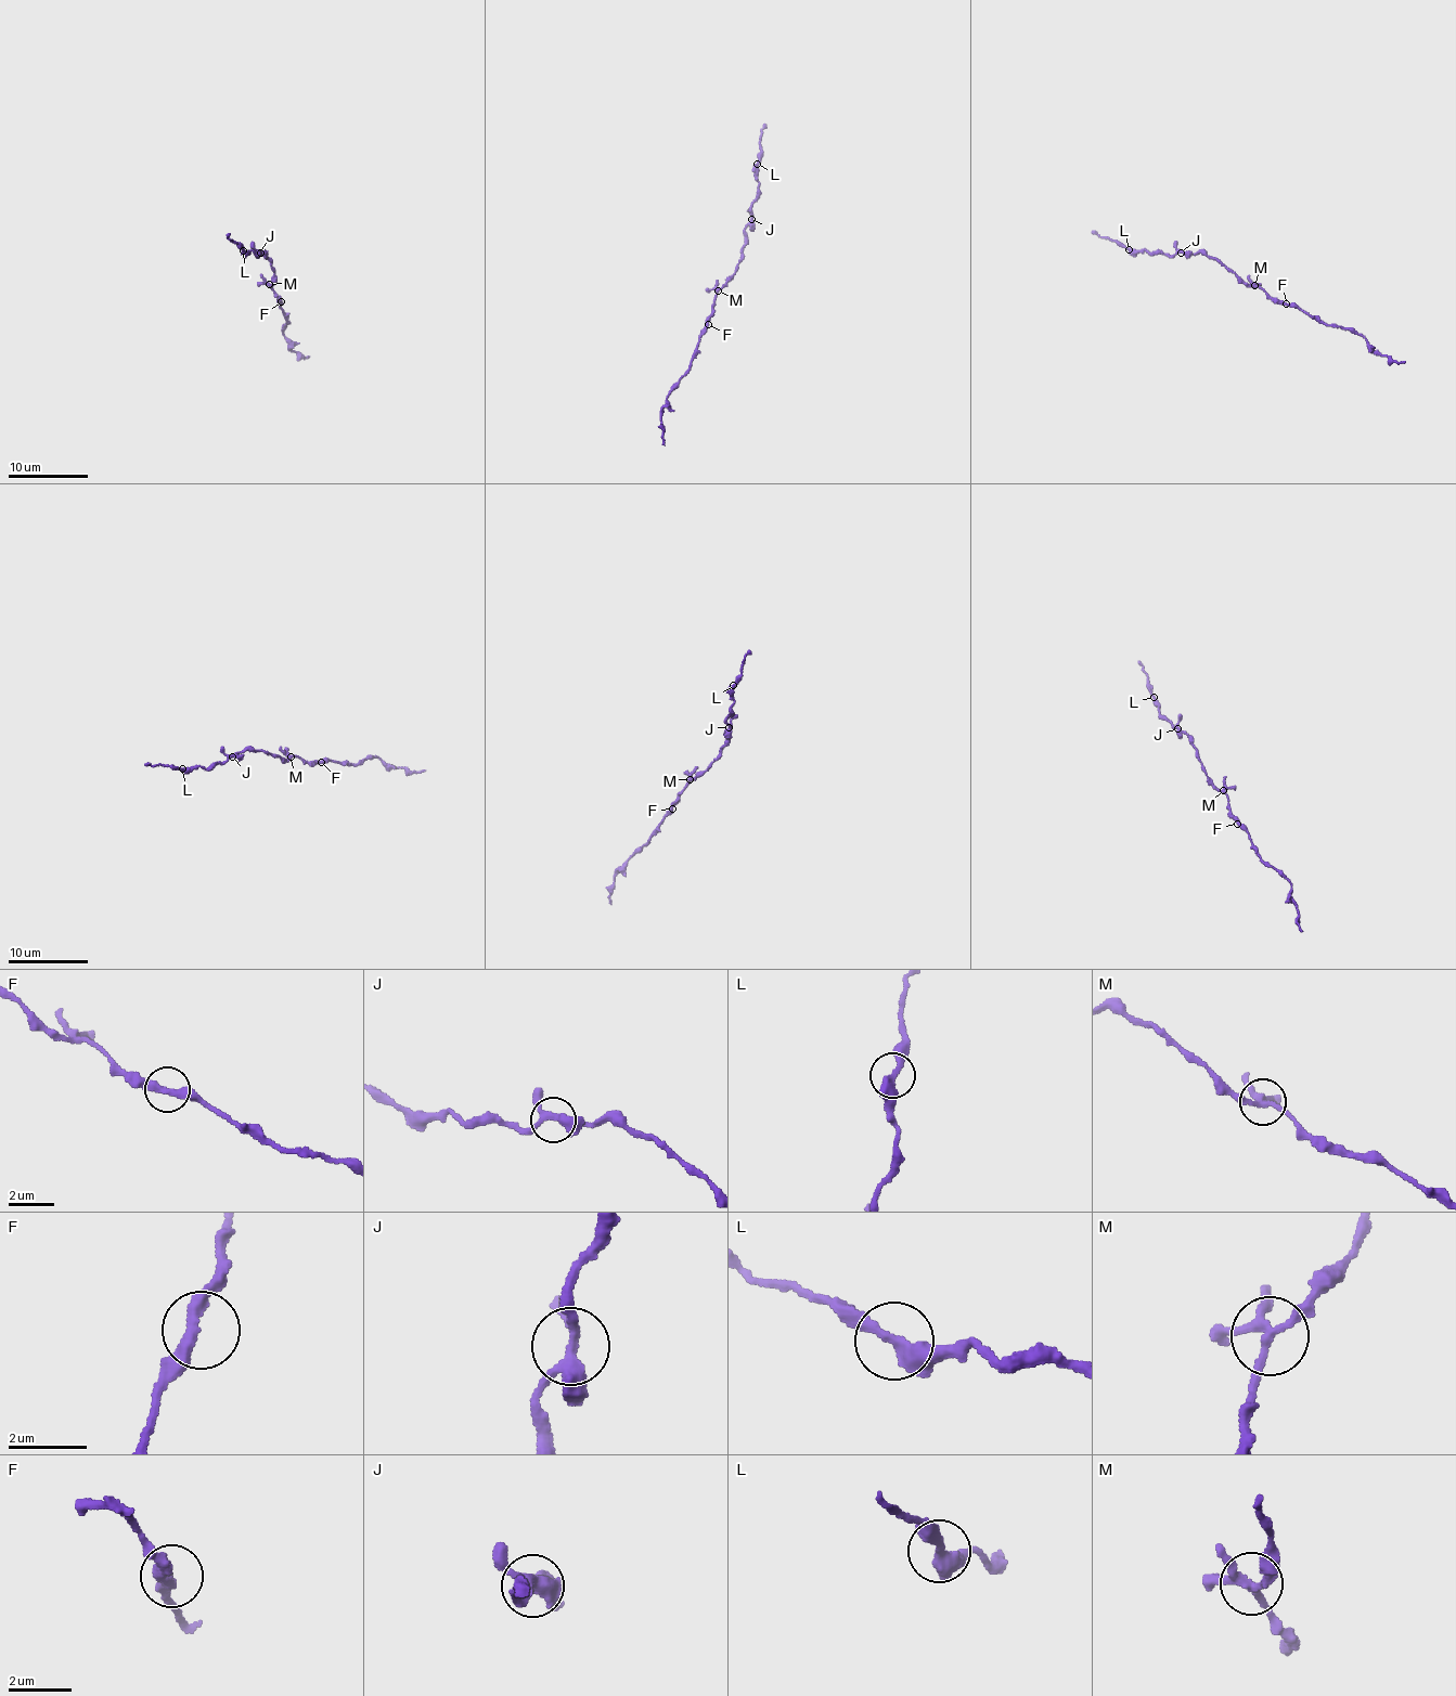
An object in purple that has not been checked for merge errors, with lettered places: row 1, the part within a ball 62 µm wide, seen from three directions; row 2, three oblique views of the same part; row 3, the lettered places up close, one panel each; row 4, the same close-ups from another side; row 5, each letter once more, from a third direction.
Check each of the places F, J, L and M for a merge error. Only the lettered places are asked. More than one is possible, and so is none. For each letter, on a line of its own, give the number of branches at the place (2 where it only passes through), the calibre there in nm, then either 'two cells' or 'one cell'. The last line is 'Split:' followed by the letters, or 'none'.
F: branches 2; calibre 320 nm; one cell
J: branches 4; calibre 280 nm; one cell
L: branches 2; calibre 360 nm; one cell
M: branches 4; calibre 240 nm; one cell
Split: none

